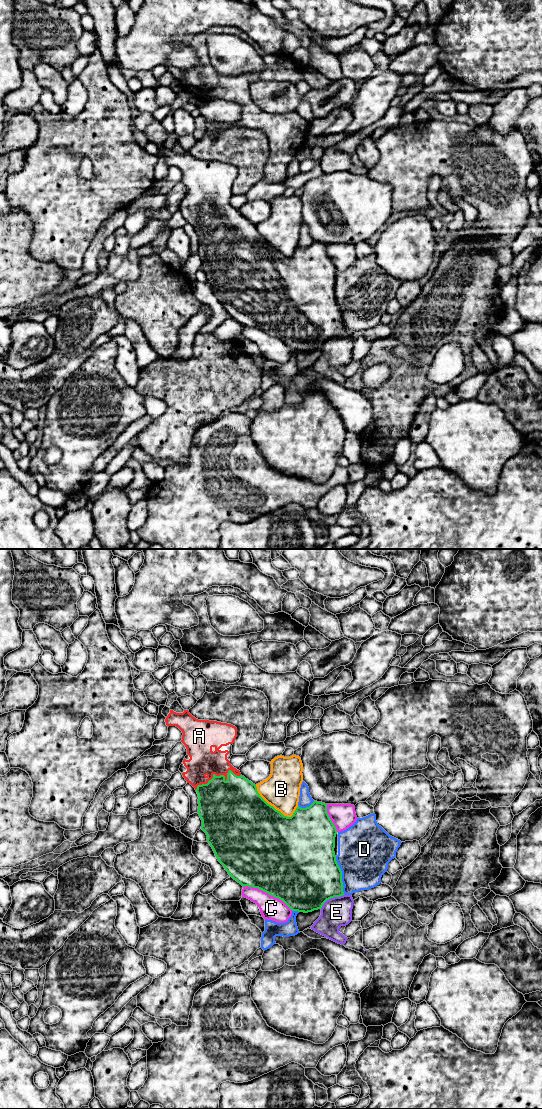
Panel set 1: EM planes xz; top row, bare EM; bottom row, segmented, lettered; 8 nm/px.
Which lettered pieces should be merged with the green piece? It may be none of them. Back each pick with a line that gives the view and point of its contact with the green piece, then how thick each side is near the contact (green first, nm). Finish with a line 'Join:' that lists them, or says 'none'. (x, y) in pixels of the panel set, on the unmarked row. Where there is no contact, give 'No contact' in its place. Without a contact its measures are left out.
A: Touches green at xz (217, 216). Thickness 420 nm (green) against 220 nm
Join: A

